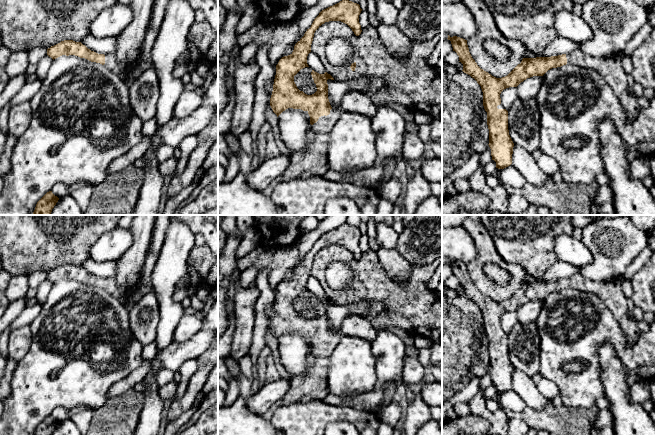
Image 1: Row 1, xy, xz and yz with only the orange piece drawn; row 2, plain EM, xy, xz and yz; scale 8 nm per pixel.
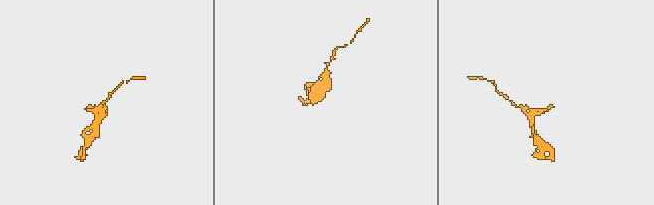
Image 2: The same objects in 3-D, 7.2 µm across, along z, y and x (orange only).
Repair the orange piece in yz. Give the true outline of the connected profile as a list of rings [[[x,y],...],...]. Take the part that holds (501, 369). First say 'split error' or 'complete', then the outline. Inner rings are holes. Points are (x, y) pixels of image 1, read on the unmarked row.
split error | [[[449,259],[447,263],[451,265],[453,275],[459,280],[459,286],[463,288],[462,295],[474,302],[481,310],[483,330],[487,336],[488,369],[492,384],[496,386],[498,393],[504,393],[512,388],[514,371],[508,354],[508,335],[497,332],[501,328],[500,318],[506,312],[517,311],[527,302],[543,300],[548,294],[566,288],[594,293],[608,306],[619,322],[627,346],[633,346],[641,333],[636,322],[627,315],[628,303],[621,288],[624,277],[595,283],[576,273],[558,280],[523,282],[507,300],[496,302],[477,289],[469,276],[467,264]]]

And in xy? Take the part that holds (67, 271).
split error | [[[64,264],[54,270],[51,270],[47,273],[47,279],[53,284],[62,279],[75,279],[80,282],[85,282],[91,286],[105,289],[112,295],[118,295],[119,293],[115,278],[98,278],[88,273],[81,266],[75,266],[73,264]]]

